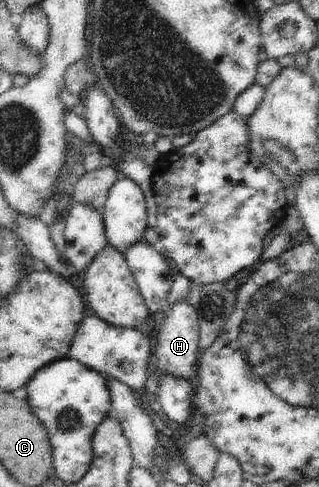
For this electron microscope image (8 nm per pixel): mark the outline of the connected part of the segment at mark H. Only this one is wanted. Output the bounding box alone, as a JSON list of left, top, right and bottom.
[156,299,202,381]

